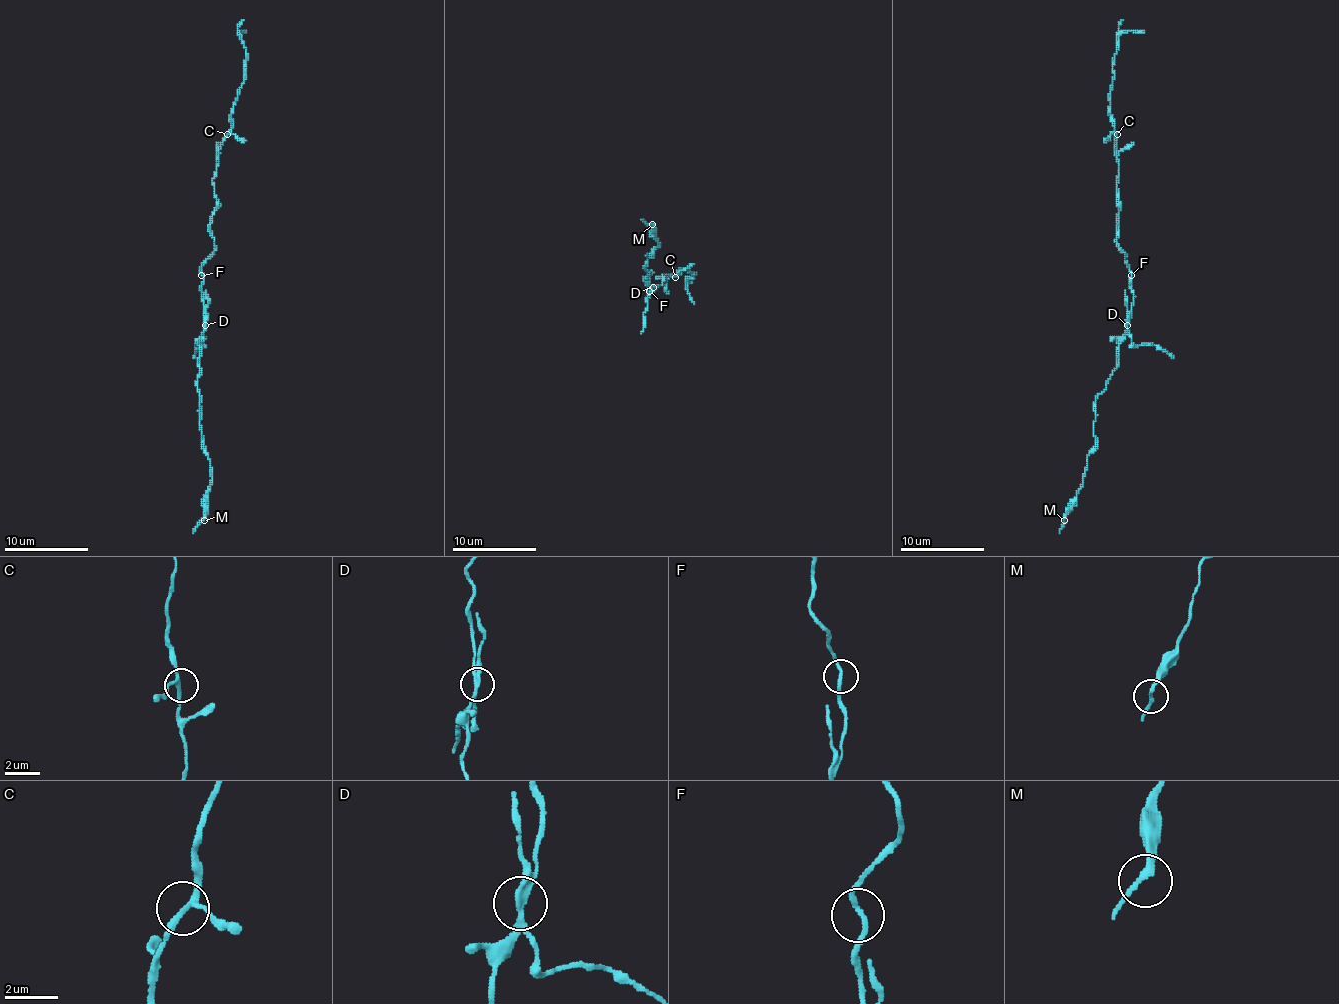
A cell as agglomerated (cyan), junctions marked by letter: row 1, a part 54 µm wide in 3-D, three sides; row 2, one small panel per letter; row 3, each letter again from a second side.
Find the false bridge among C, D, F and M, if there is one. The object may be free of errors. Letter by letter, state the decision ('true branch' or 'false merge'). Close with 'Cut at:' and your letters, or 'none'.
C: true branch
D: false merge
F: true branch
M: true branch
Cut at: D

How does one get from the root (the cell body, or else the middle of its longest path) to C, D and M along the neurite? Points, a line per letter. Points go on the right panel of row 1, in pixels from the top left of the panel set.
C: (1131, 273), (1125, 252), (1117, 242), (1117, 134)
D: (1131, 273), (1133, 305), (1127, 324)
M: (1131, 273), (1127, 335), (1095, 400), (1095, 449), (1064, 520)

